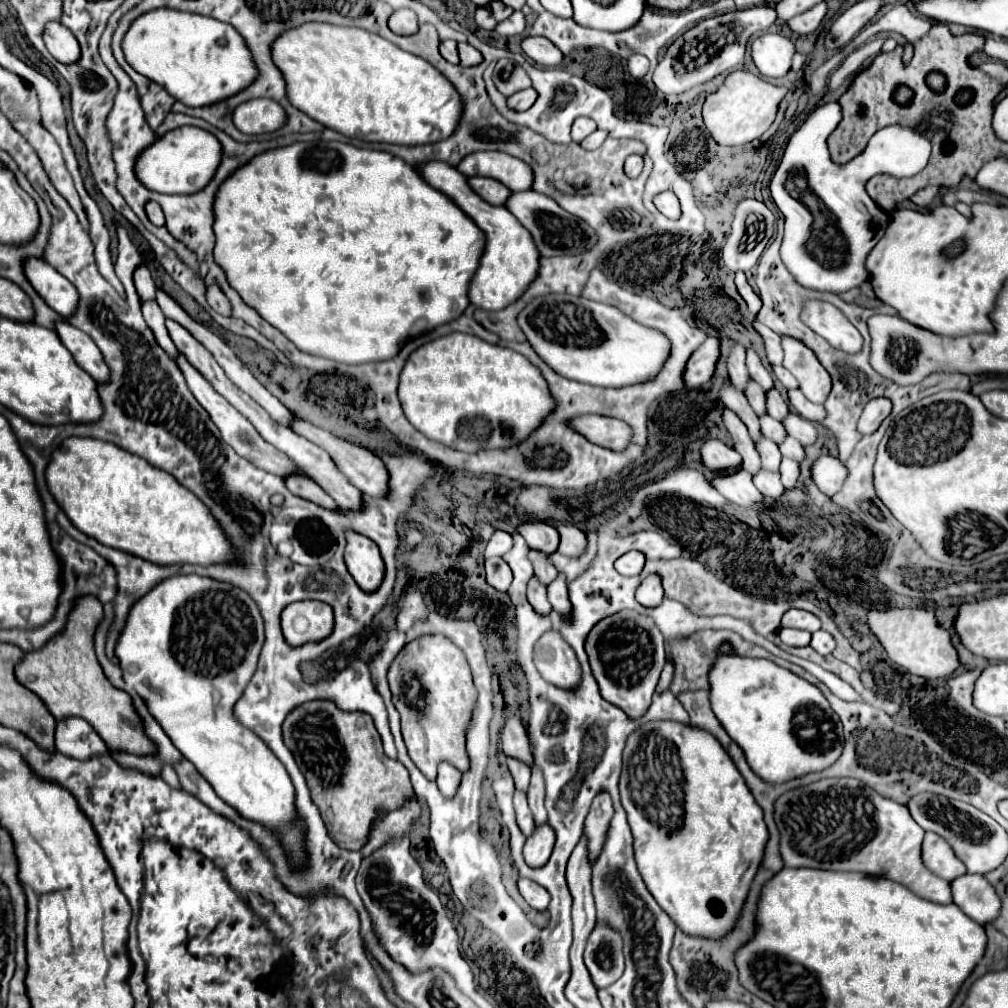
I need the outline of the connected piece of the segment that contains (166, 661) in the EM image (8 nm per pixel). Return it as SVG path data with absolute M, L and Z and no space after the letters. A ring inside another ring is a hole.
M198 575L160 581L130 609L114 649L124 681L144 699L174 747L242 817L278 831L294 867L306 861L304 823L296 817L294 785L260 737L236 725L234 703L252 679L264 645L264 621L254 599L230 583Z

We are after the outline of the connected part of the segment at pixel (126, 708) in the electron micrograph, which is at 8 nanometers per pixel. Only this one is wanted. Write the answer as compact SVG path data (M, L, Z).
M76 597L62 633L50 639L42 649L24 653L22 661L16 663L16 679L34 691L56 719L64 719L64 715L78 715L86 719L104 739L108 749L122 749L134 755L156 753L154 743L144 735L130 695L112 687L98 665L92 637L100 619L102 603L96 597Z

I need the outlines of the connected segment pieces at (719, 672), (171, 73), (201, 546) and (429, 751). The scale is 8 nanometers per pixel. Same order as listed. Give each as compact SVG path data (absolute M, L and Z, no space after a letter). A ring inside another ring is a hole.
M724 643L718 647L718 657L710 667L708 681L710 681L710 705L714 709L714 715L718 717L726 733L734 737L734 741L742 747L752 771L764 781L782 783L810 771L822 771L840 757L844 745L842 723L838 715L832 711L822 691L816 685L808 683L806 679L776 665L774 661L736 655L734 649L730 649L730 645Z
M158 7L132 21L122 39L128 65L150 81L162 85L176 101L202 107L222 101L256 79L256 65L240 33L212 17L170 7Z
M70 437L68 441L62 441L62 447L58 447L50 455L46 467L46 485L58 507L70 517L72 525L76 525L82 533L94 537L102 545L134 553L156 565L216 565L230 563L234 559L234 547L222 533L218 521L192 491L184 489L174 477L170 477L170 473L156 469L142 457L126 453L106 441L92 437Z
M422 635L404 645L388 669L392 703L400 713L402 737L410 759L428 777L436 779L438 761L448 761L456 769L468 769L466 727L476 701L470 667L464 653L444 635Z

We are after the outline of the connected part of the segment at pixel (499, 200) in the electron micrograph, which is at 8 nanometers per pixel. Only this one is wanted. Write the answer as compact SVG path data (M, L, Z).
M466 177L472 191L476 191L484 201L490 205L504 205L504 201L510 197L510 189L506 189L502 183L488 179L488 177Z

